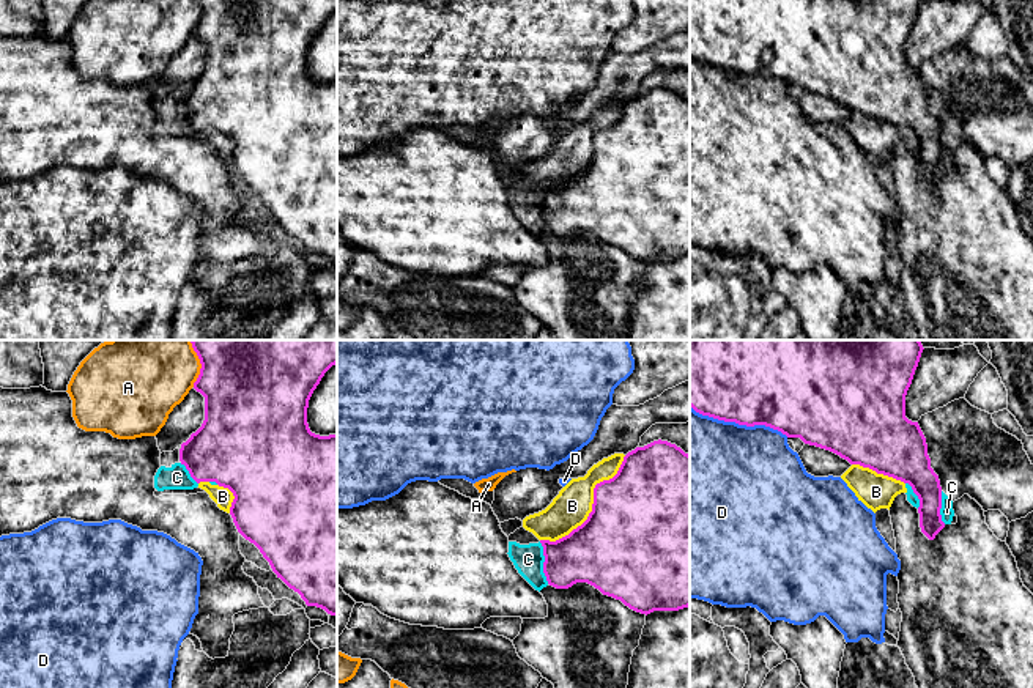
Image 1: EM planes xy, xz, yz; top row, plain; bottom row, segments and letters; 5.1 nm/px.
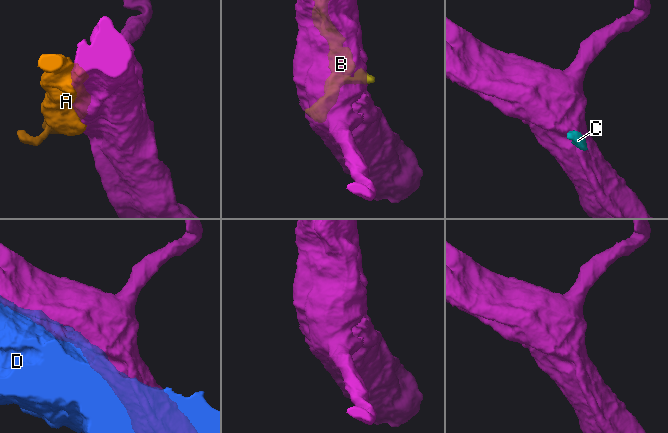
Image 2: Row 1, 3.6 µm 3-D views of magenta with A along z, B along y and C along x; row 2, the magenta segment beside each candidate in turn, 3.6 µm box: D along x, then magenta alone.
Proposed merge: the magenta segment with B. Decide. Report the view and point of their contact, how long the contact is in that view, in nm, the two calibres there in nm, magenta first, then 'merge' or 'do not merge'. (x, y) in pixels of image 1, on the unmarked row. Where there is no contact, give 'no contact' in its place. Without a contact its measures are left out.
meets magenta in xz at (592, 153); contact 600 nm long; 500 nm thick on the magenta side, 190 nm on the other; do not merge

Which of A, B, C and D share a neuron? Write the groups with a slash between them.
A / B C / D

